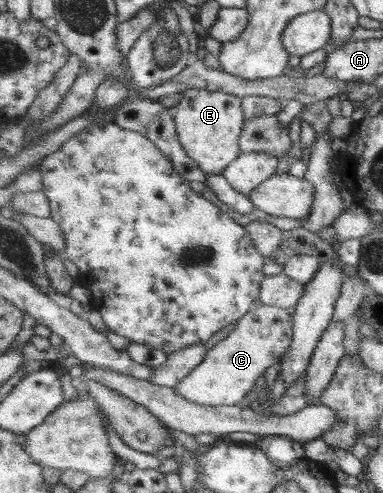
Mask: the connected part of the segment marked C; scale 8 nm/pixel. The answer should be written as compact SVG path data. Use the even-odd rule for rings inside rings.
M262 304L243 317L236 328L229 333L227 338L219 342L216 346L208 350L208 355L184 381L176 387L180 394L190 398L190 401L198 402L202 405L241 405L248 393L254 392L254 387L258 383L260 376L272 367L280 365L285 359L285 355L290 353L290 349L295 341L295 314L286 308L273 305Z

